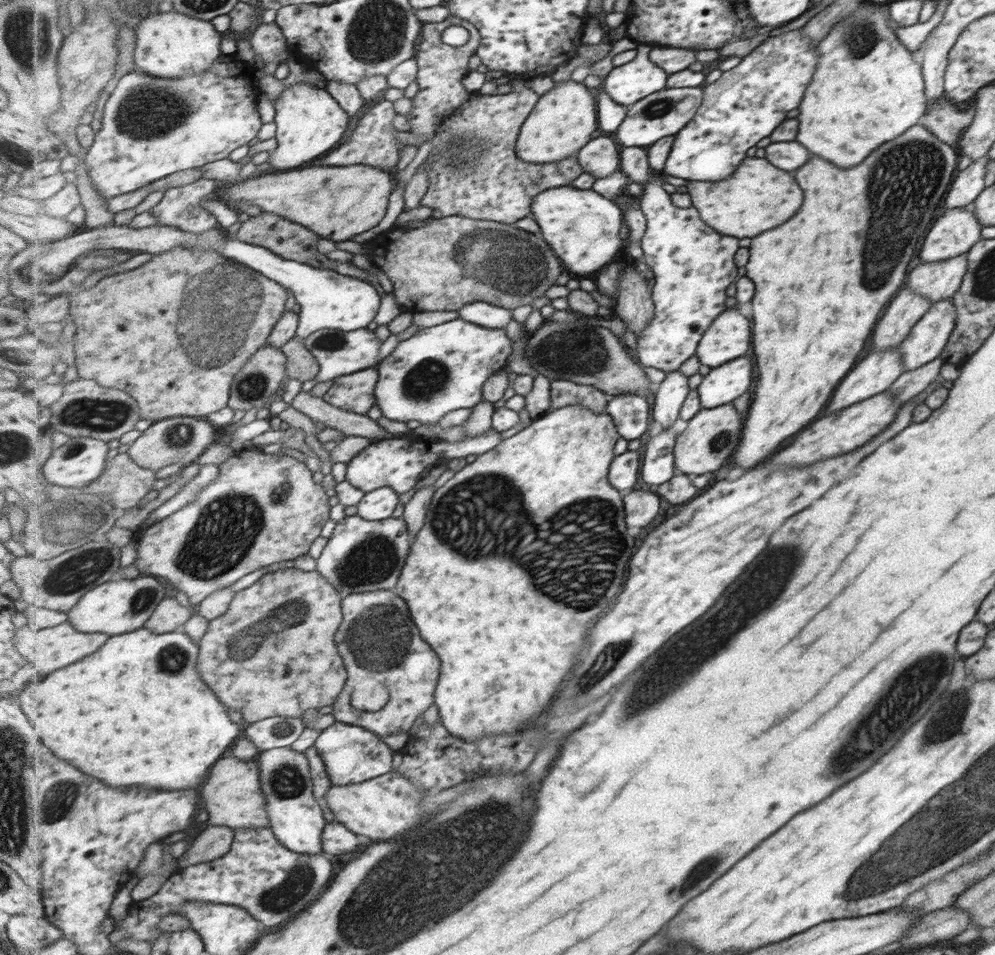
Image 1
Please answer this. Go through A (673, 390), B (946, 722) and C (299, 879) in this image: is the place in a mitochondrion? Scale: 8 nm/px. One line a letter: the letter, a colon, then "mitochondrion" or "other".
A: other
B: mitochondrion
C: mitochondrion

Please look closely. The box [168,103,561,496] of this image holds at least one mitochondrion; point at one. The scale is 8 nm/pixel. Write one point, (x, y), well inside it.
(228, 292)

